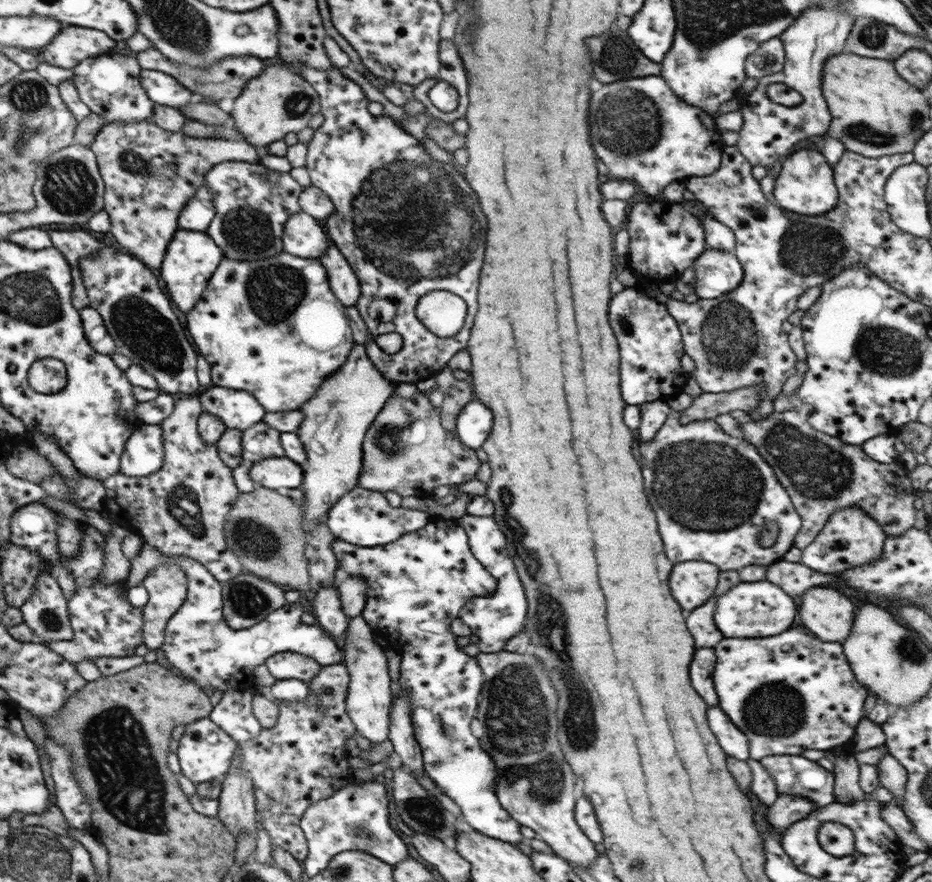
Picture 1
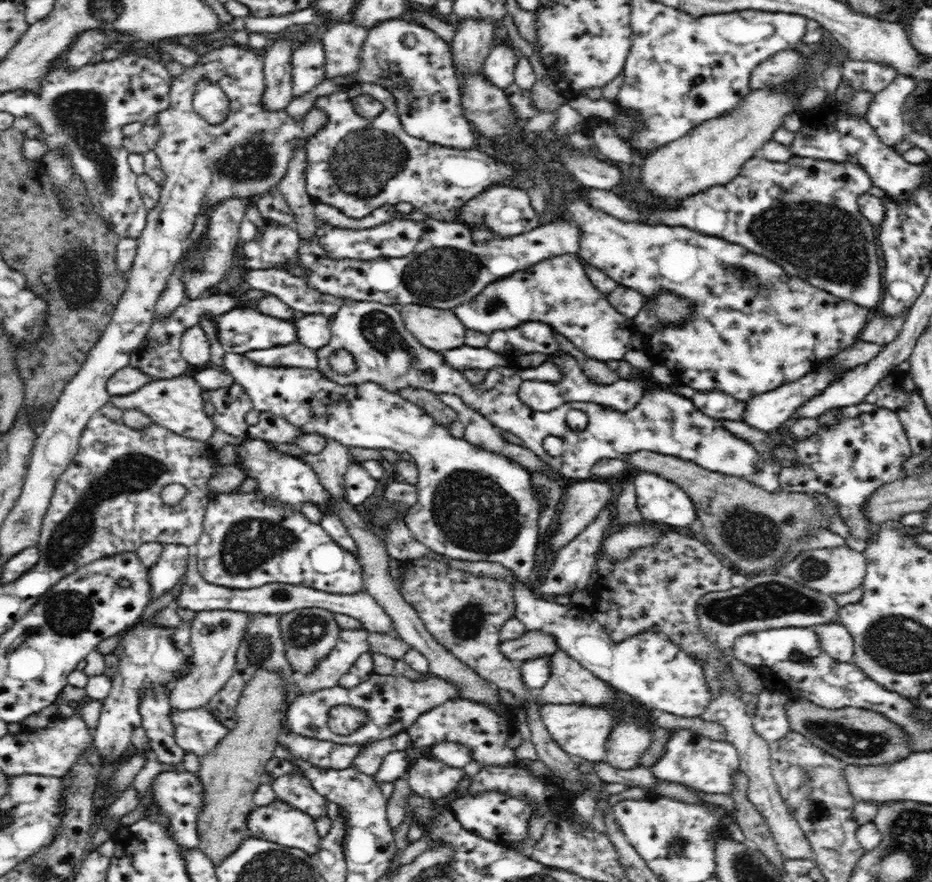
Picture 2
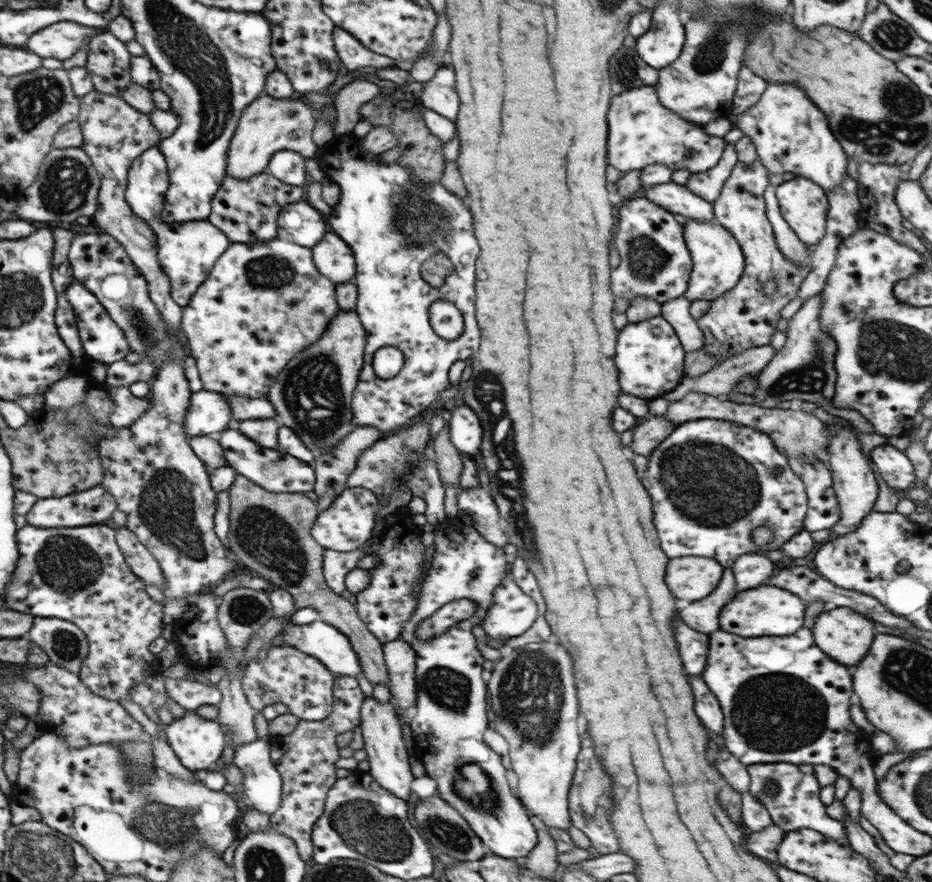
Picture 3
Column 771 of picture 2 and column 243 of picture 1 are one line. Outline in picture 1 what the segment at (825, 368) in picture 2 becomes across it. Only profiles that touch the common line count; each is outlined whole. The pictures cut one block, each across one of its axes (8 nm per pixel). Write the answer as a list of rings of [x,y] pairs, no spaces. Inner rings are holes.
[[[212,386],[207,390],[200,390],[199,400],[203,411],[217,416],[225,429],[242,432],[260,423],[265,414],[256,398],[241,390]]]

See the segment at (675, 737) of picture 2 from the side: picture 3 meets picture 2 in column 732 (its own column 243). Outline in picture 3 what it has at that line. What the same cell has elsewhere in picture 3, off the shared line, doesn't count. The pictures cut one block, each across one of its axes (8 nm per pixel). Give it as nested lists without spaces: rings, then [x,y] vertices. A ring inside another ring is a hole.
[[[256,738],[234,751],[233,765],[243,773],[242,791],[247,804],[270,815],[280,803],[281,779],[271,764],[269,742]]]

